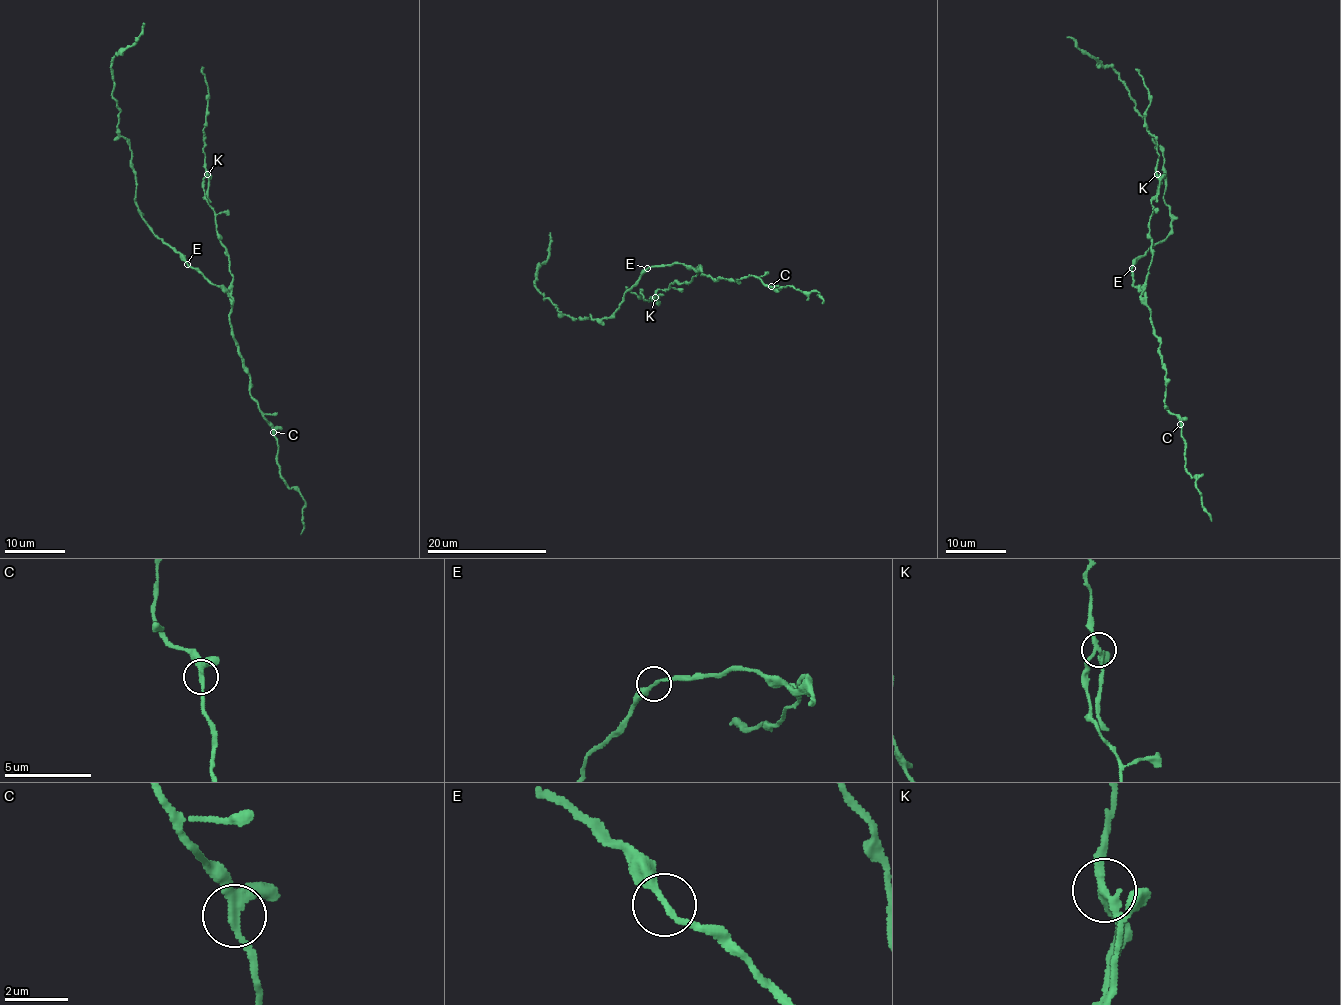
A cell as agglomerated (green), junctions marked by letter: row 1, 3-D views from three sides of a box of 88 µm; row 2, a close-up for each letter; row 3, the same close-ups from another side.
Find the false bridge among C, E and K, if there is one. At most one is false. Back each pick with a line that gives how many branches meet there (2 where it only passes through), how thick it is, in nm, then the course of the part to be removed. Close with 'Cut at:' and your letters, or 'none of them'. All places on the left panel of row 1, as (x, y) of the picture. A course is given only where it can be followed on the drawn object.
K: branches 4; calibre 200 nm; course (208, 175), (207, 194), (211, 202)
Cut at: K

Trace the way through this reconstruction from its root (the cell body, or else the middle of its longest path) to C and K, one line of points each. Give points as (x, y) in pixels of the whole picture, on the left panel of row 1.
C: (188, 265), (222, 286), (230, 298), (229, 323), (242, 368), (250, 380), (250, 396), (273, 432)
K: (188, 265), (225, 288), (233, 280), (227, 249), (217, 234), (215, 210), (206, 198), (208, 175)

